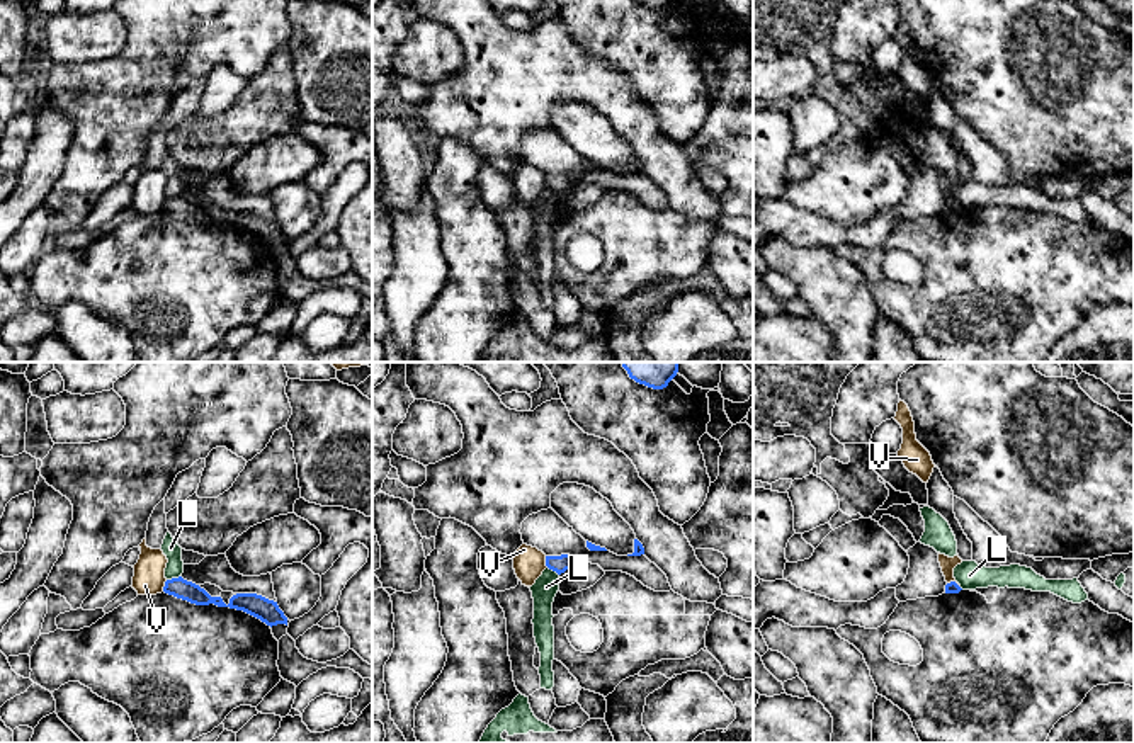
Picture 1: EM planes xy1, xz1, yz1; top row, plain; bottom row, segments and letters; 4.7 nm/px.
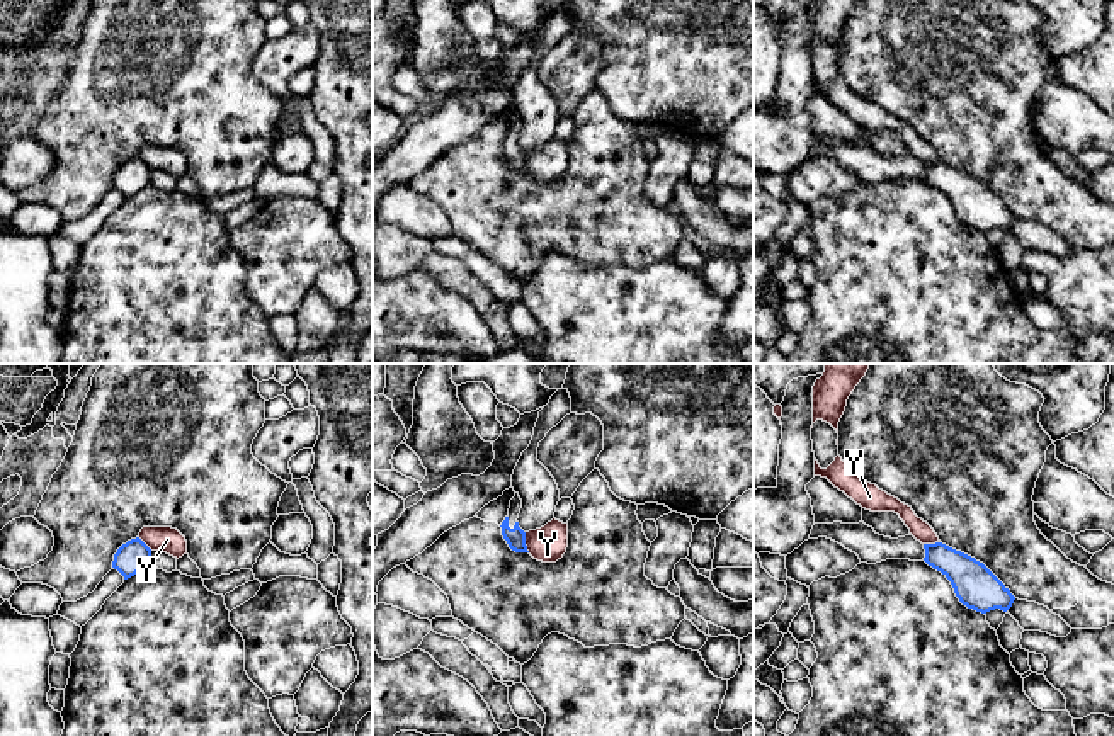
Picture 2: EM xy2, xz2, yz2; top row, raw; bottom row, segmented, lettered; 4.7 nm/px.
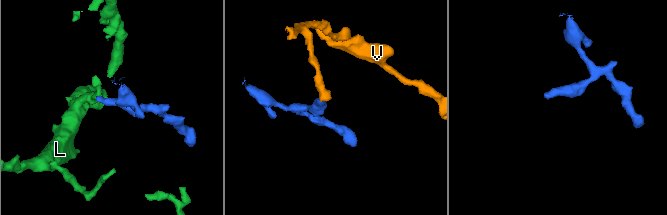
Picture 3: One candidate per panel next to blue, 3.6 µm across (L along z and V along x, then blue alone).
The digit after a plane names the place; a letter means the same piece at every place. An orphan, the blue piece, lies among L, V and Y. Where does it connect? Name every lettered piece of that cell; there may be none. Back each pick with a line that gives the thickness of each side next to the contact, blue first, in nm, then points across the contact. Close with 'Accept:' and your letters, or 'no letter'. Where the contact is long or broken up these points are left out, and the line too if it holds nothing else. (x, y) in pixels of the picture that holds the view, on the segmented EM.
Accept: no letter

